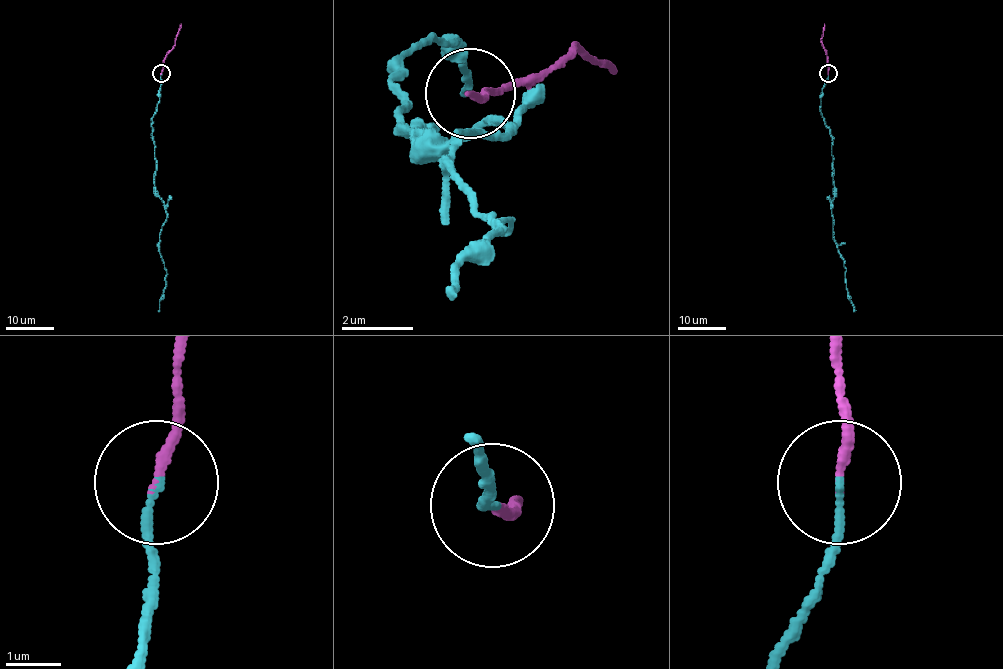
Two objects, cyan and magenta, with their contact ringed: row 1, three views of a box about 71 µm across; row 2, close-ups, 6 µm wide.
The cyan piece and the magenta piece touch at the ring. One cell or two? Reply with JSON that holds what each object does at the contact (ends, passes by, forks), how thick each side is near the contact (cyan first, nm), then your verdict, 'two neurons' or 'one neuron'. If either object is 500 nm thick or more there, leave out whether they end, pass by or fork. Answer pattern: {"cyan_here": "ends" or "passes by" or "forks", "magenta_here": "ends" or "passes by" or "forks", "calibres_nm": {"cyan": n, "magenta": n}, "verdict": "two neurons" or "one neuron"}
{"cyan_here": "ends", "magenta_here": "ends", "calibres_nm": {"cyan": 140, "magenta": 170}, "verdict": "one neuron"}

